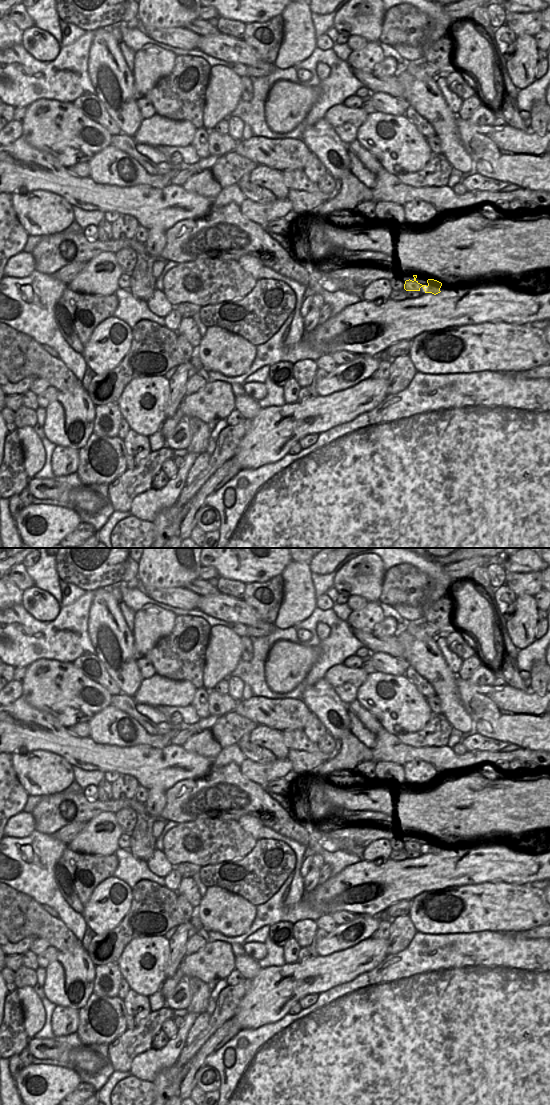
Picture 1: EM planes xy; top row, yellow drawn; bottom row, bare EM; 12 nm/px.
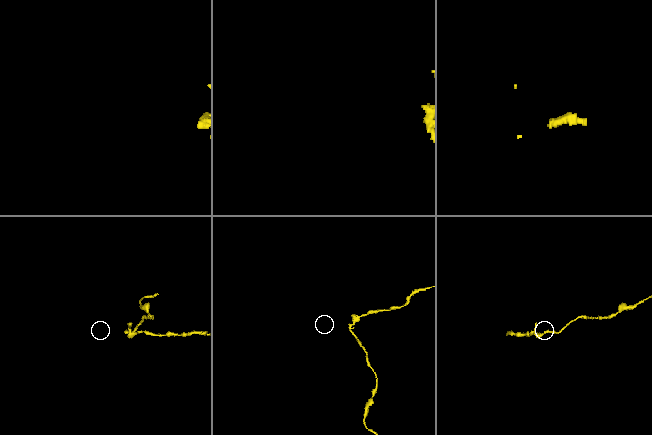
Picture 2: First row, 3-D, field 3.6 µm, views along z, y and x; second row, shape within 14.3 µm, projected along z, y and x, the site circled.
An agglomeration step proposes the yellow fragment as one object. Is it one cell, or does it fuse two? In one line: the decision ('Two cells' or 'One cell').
Two cells.

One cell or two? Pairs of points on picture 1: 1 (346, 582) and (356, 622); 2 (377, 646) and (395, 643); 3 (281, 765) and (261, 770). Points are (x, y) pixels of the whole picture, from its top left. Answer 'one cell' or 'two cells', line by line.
1: one cell
2: one cell
3: one cell

